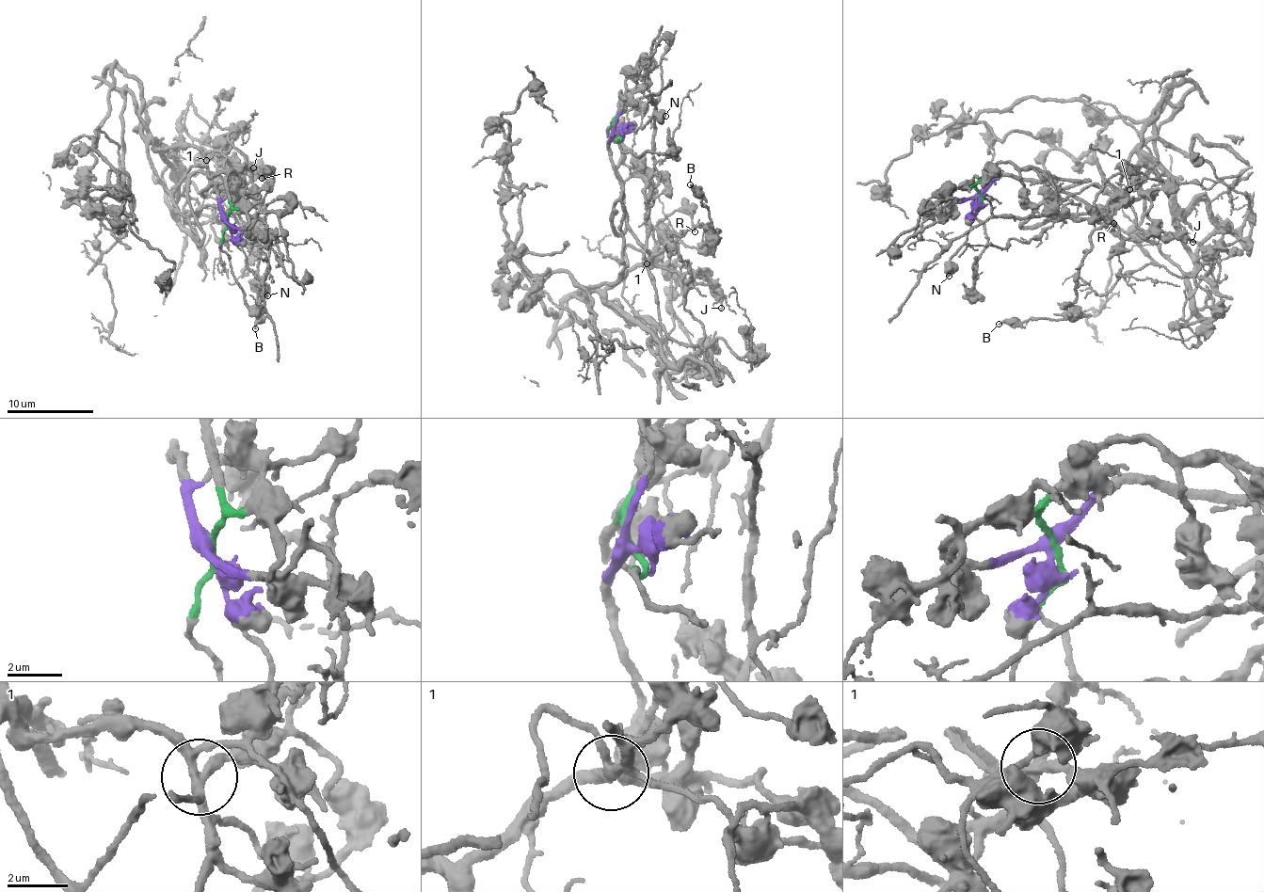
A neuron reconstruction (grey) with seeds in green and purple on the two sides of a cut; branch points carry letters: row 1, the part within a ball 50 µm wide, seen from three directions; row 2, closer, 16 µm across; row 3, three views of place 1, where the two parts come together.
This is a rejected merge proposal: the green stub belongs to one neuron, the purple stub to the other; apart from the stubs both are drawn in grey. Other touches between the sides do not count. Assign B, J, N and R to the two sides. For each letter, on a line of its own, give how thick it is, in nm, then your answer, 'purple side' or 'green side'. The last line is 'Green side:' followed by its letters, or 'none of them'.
B: 220 nm | purple side
J: 200 nm | purple side
N: 600 nm | purple side
R: 200 nm | purple side
Green side: none of them

